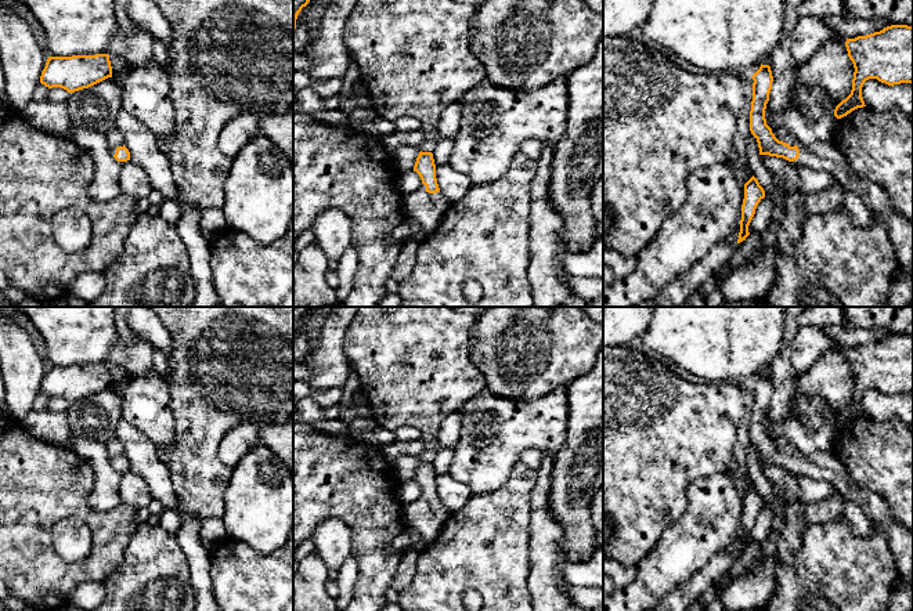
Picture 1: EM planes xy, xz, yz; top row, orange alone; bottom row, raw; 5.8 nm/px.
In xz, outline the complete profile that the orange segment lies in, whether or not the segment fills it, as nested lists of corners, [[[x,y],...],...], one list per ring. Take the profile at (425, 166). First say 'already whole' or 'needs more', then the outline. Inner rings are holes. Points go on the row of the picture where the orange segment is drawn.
needs more; [[[419,152],[414,171],[422,180],[421,187],[403,196],[403,210],[408,218],[419,223],[423,236],[430,236],[439,227],[451,203],[440,194],[436,164],[432,152]]]

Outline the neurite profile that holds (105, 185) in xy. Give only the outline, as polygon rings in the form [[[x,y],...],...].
[[[72,124],[69,138],[89,151],[94,160],[95,173],[89,188],[89,196],[98,203],[112,205],[122,192],[122,163],[111,155],[107,135]]]

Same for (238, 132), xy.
[[[242,113],[223,127],[219,135],[219,147],[225,156],[234,159],[259,134],[259,118],[253,113]]]

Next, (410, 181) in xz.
[[[414,170],[403,171],[398,181],[398,192],[405,196],[416,191],[422,184],[419,174]]]

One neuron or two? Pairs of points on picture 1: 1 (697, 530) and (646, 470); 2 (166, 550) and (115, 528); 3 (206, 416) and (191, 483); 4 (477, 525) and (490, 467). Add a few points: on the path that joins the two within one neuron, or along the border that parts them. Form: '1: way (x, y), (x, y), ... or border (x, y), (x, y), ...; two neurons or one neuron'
1: border (693, 481), (686, 488), (686, 510), (661, 535); two neurons
2: border (137, 525), (119, 566); two neurons
3: way (198, 433), (195, 466); one neuron
4: border (511, 473), (498, 488), (475, 494); two neurons

